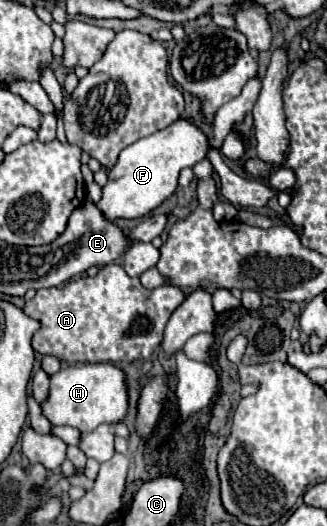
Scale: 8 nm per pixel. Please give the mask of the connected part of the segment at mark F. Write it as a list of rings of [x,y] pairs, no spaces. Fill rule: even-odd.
[[[178,118],[168,128],[136,140],[120,152],[116,166],[108,172],[110,182],[102,188],[104,196],[98,202],[98,208],[110,220],[140,218],[152,212],[156,206],[160,206],[166,198],[170,198],[176,192],[180,170],[184,170],[186,166],[192,168],[200,160],[204,160],[208,148],[208,138],[188,118]]]

